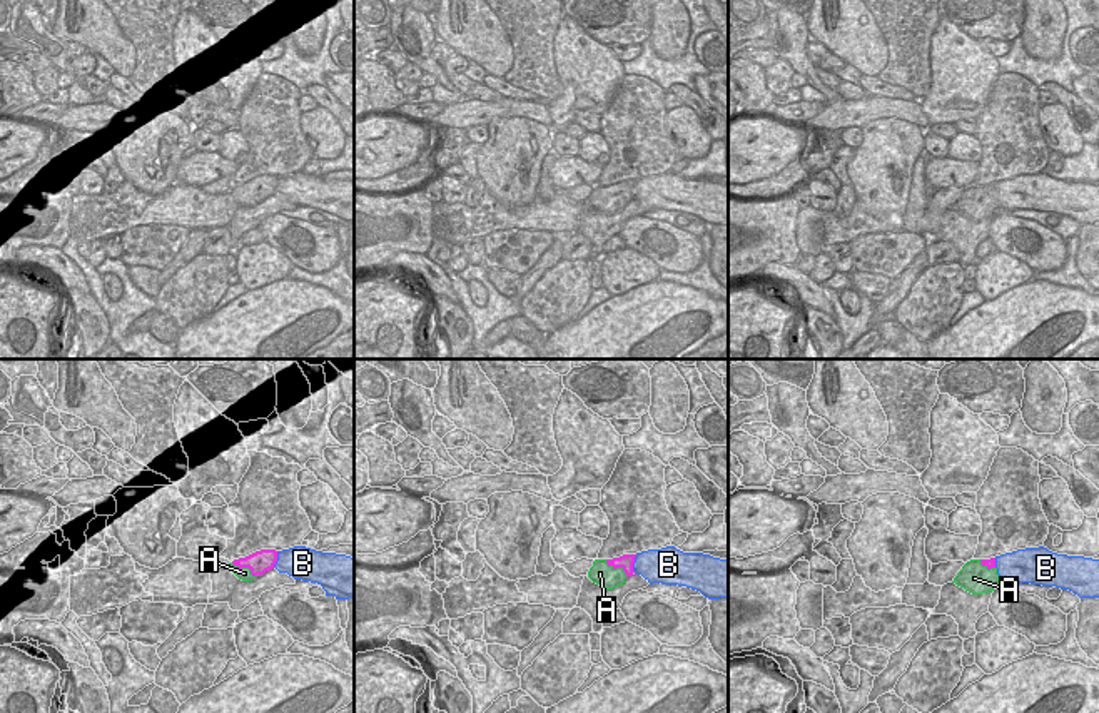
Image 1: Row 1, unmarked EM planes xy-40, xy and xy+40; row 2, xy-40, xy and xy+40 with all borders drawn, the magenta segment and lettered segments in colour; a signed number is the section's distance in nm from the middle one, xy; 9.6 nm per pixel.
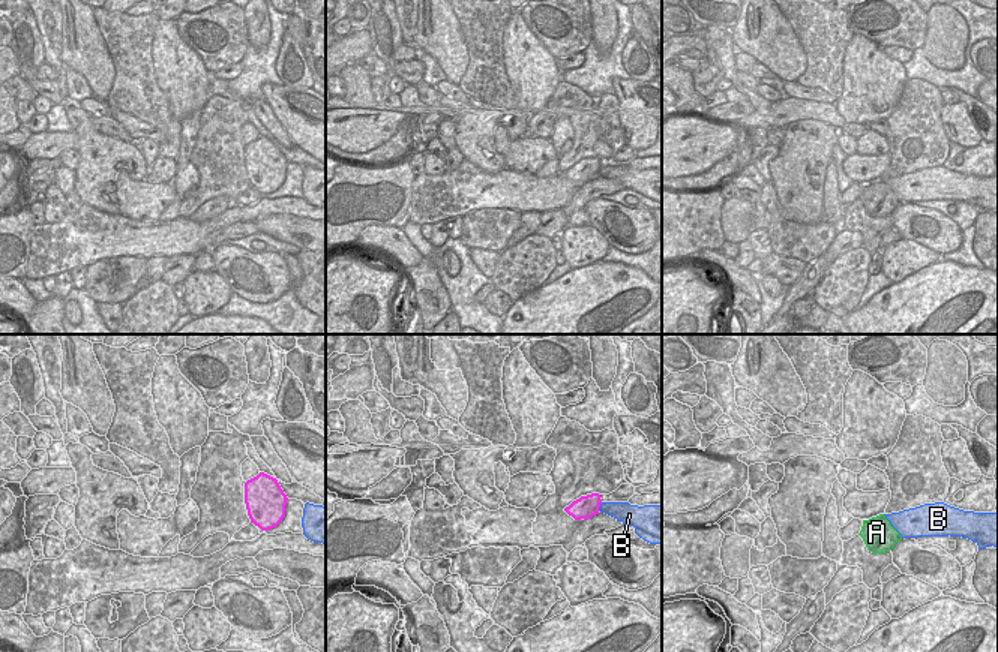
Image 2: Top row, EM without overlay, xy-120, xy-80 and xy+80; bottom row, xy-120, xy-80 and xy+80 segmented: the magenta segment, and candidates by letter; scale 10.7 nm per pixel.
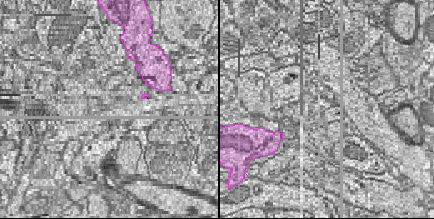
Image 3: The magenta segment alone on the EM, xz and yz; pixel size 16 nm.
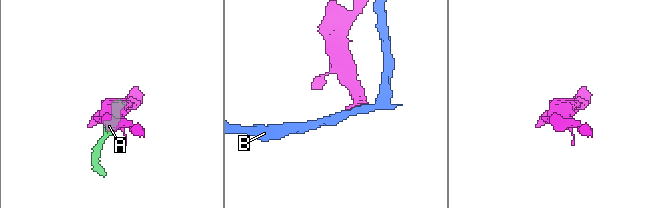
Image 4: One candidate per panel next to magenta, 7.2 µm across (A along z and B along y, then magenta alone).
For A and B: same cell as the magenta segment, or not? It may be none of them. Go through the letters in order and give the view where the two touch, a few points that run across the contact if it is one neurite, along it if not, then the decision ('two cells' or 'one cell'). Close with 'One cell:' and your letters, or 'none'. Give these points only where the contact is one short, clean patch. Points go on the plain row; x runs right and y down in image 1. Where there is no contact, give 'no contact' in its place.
A: contact in xy; line xy (605, 186), (608, 191), (620, 194), (627, 202); two cells
B: contact in xy; two cells
One cell: none

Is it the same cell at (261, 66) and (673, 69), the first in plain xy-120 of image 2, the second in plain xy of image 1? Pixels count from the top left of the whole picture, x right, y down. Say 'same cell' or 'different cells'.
same cell

